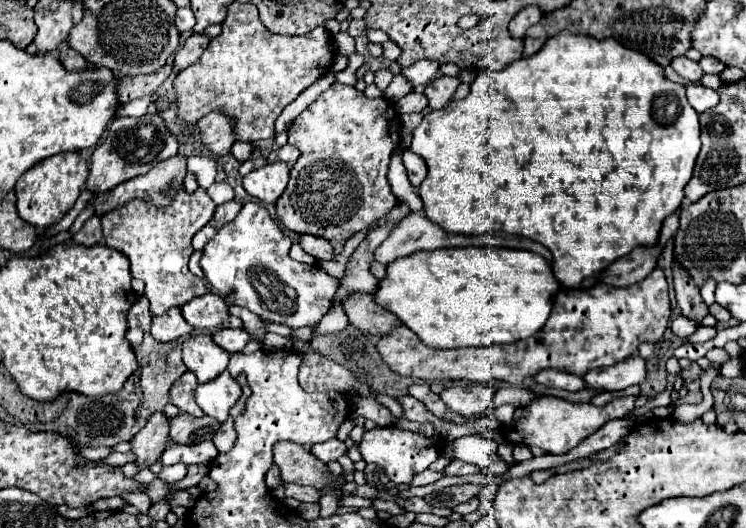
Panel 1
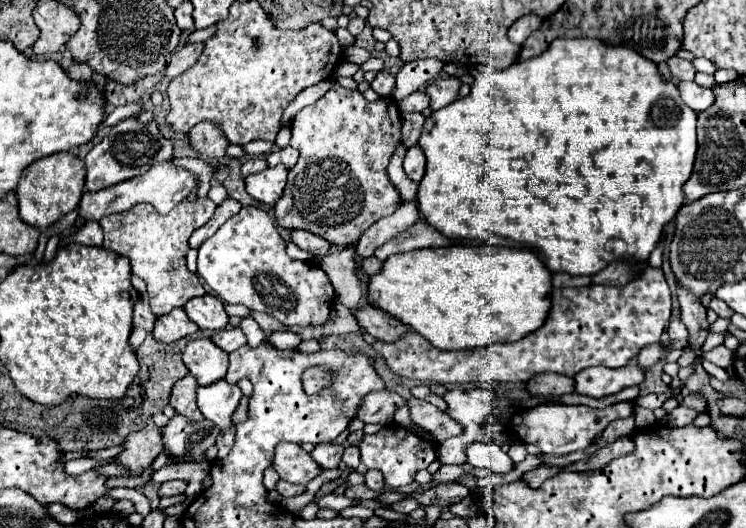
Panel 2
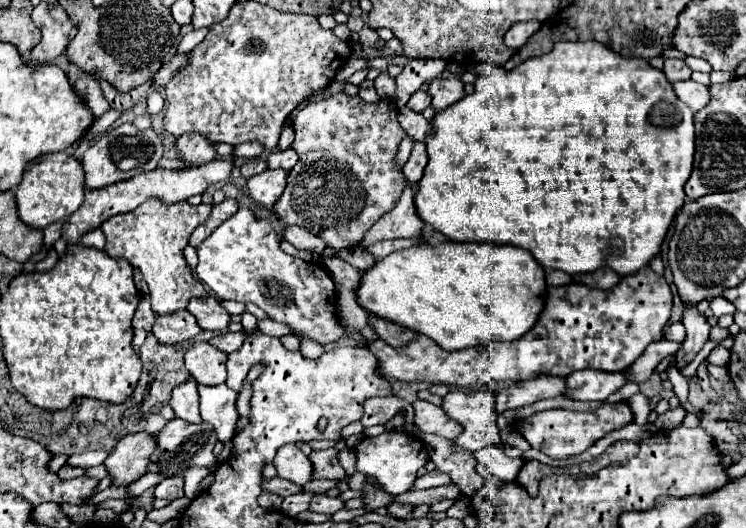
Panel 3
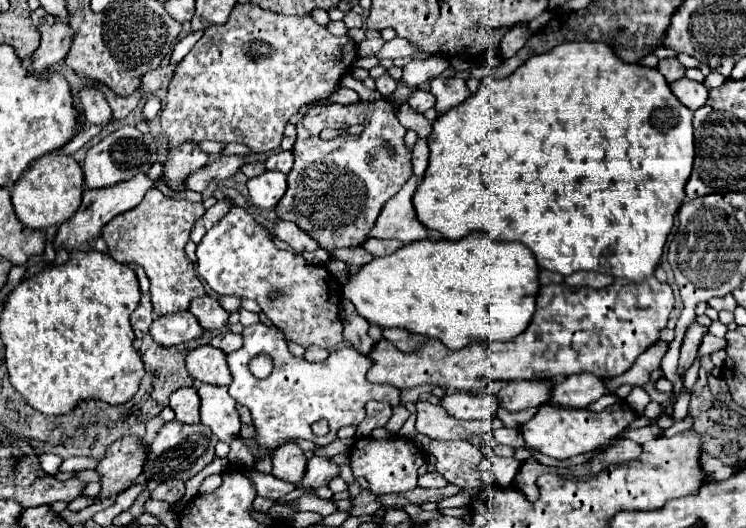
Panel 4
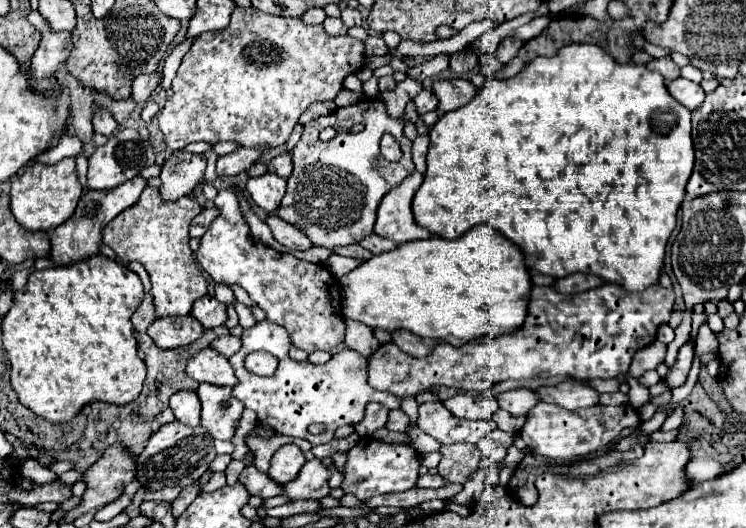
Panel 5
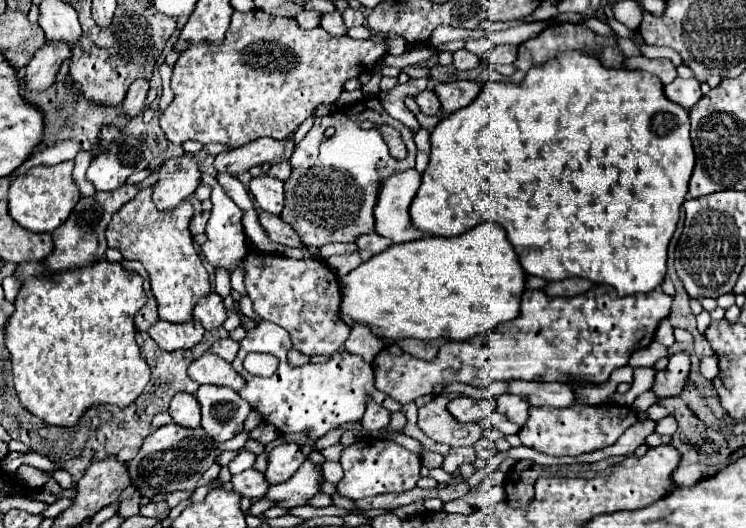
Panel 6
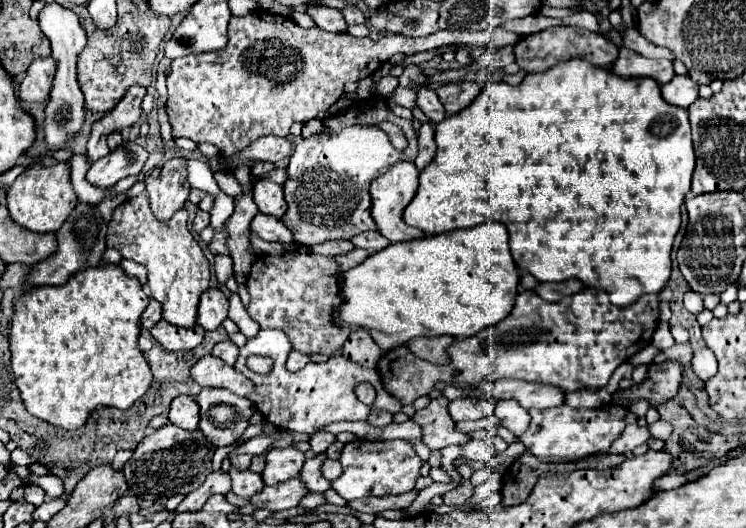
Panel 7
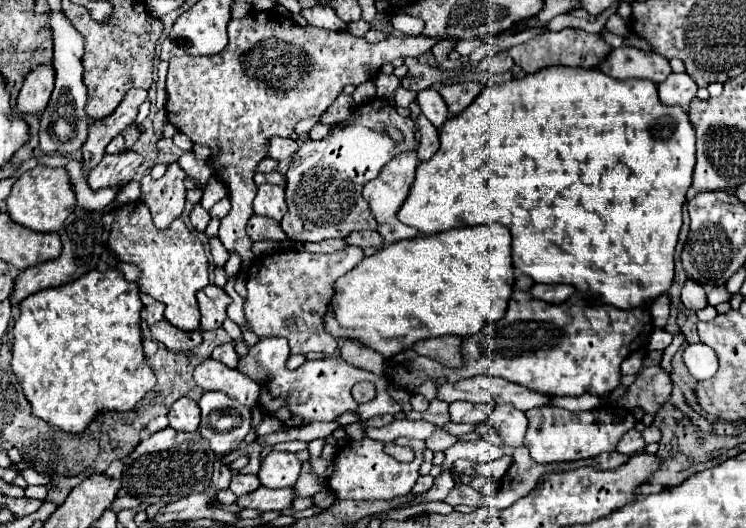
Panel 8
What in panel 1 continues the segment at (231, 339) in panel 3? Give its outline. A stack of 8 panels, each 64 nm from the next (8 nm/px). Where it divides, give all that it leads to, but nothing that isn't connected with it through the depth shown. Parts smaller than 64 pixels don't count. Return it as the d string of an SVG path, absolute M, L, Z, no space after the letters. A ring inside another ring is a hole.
M218 328L212 334L212 338L214 338L214 342L218 346L228 350L230 354L232 352L240 352L248 344L248 340L250 340L250 336L244 330L232 330L232 328Z

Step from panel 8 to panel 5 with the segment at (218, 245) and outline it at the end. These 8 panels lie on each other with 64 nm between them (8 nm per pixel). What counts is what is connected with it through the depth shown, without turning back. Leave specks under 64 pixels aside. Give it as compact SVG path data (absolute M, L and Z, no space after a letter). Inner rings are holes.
M216 284L216 288L214 288L214 296L222 302L222 304L234 304L236 302L236 298L234 298L234 292L228 288L228 286L224 286L224 284Z

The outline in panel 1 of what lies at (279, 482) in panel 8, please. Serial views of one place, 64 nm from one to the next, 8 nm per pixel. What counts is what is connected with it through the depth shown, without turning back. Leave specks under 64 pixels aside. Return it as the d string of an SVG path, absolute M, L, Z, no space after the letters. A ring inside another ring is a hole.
M278 442L274 444L274 464L280 468L280 476L284 482L294 484L308 484L318 490L326 486L342 488L342 476L332 476L326 464L314 458L312 452L304 450L304 446L296 442Z

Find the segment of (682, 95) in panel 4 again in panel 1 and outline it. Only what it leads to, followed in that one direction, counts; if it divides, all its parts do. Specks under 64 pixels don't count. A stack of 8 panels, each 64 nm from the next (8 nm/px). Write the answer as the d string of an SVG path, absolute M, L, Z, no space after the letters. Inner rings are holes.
M688 84L688 86L686 86L686 94L688 94L690 106L692 106L698 114L714 108L714 106L720 102L718 92L716 92L716 90L710 90L710 88L704 88L704 86Z

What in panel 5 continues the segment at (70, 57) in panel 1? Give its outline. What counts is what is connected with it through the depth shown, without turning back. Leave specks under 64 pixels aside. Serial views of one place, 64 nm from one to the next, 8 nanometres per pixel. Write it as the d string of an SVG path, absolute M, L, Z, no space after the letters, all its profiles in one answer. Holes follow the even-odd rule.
M96 106L92 110L92 124L94 124L94 132L104 134L104 136L110 136L118 128L116 120L112 118L112 114L102 106Z

